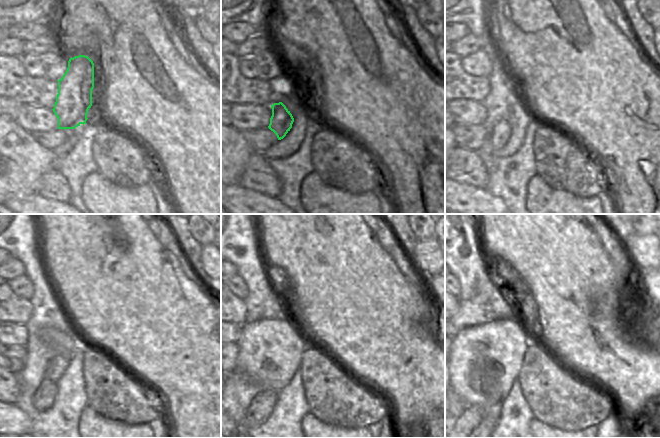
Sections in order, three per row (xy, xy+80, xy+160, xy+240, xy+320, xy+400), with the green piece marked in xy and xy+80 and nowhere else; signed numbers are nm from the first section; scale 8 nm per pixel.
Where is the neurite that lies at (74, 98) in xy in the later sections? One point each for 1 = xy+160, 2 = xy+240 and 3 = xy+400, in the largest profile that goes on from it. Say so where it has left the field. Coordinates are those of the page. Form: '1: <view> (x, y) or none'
1: xy+160 (501, 131)
2: xy+240 (43, 398)
3: xy+400 (472, 415)

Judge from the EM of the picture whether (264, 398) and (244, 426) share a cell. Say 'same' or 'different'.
same

